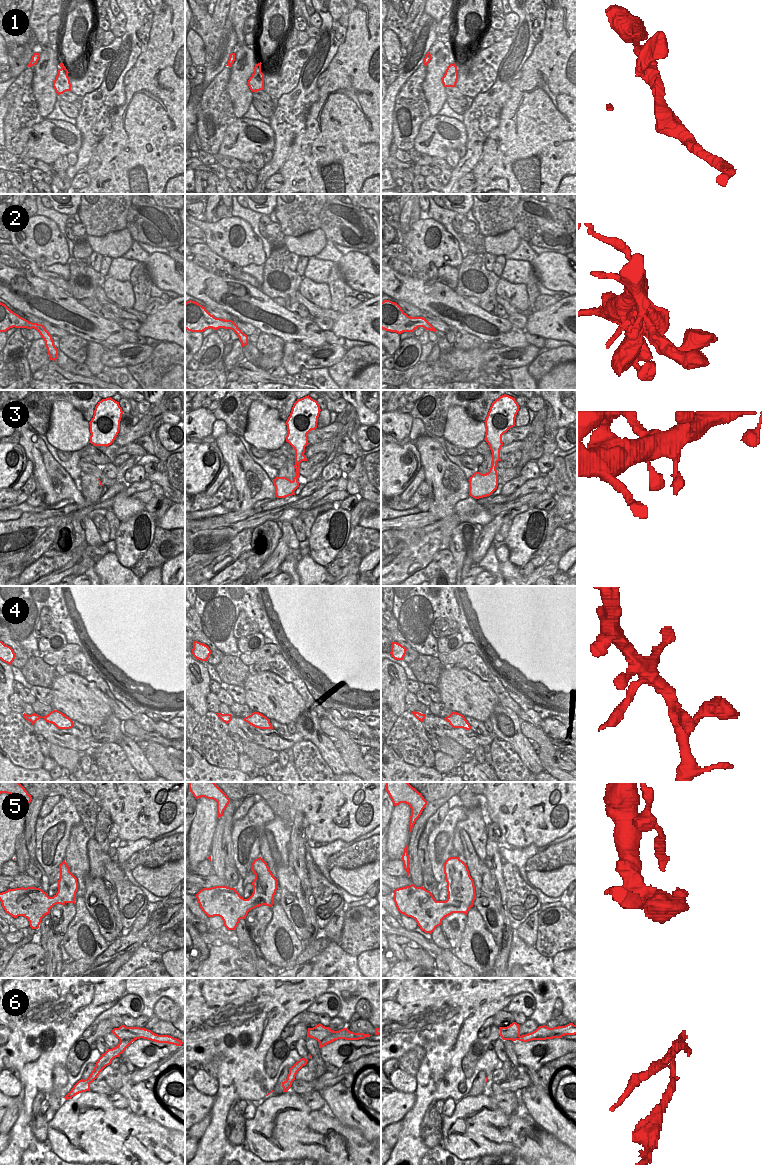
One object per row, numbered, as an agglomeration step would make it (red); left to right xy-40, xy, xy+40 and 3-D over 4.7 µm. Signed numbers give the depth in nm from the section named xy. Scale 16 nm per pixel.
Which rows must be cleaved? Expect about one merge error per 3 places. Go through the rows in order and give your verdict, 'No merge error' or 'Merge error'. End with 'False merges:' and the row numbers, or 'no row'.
1: No merge error
2: No merge error
3: No merge error
4: No merge error
5: No merge error
6: Merge error
False merges: 6.

